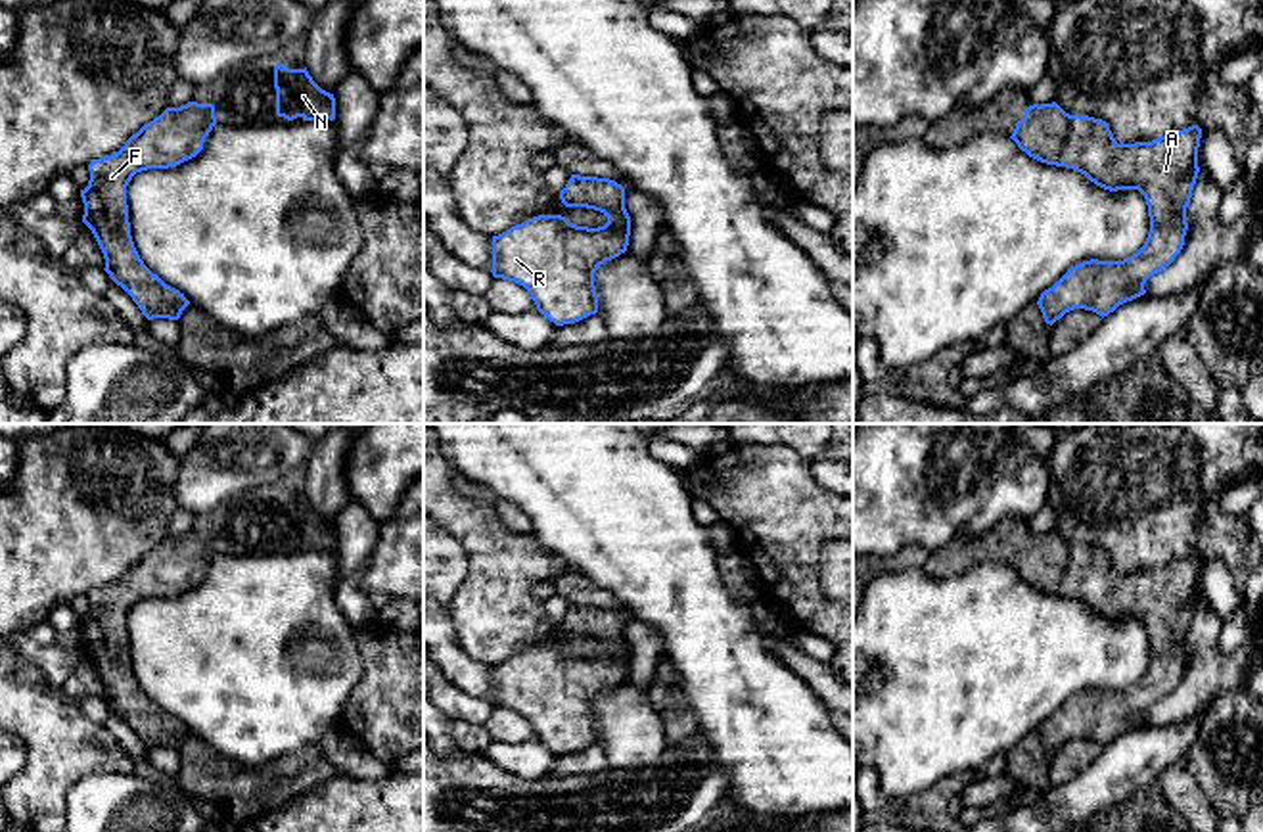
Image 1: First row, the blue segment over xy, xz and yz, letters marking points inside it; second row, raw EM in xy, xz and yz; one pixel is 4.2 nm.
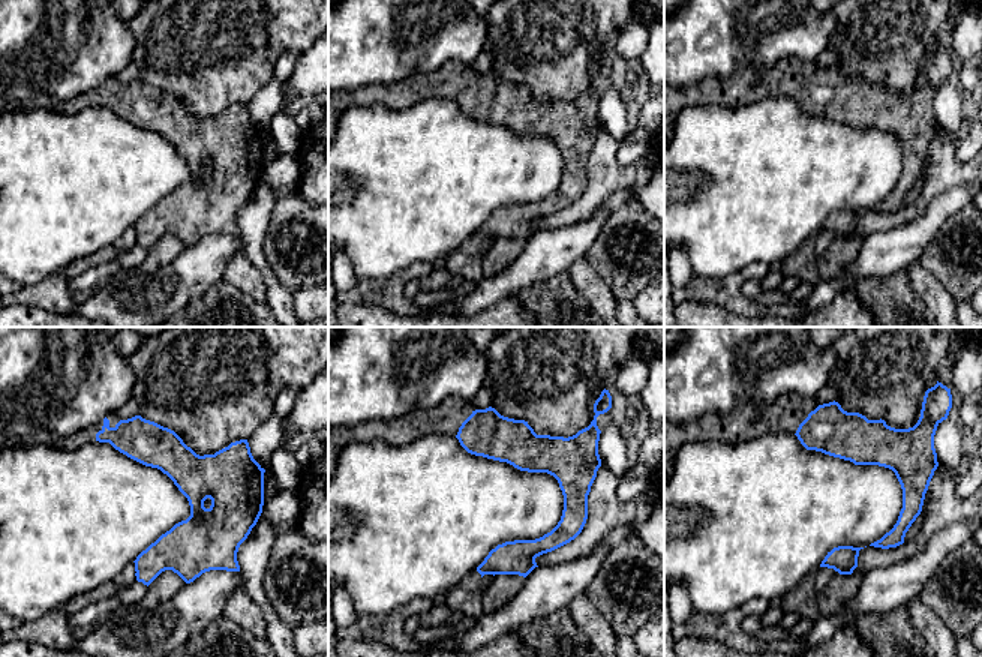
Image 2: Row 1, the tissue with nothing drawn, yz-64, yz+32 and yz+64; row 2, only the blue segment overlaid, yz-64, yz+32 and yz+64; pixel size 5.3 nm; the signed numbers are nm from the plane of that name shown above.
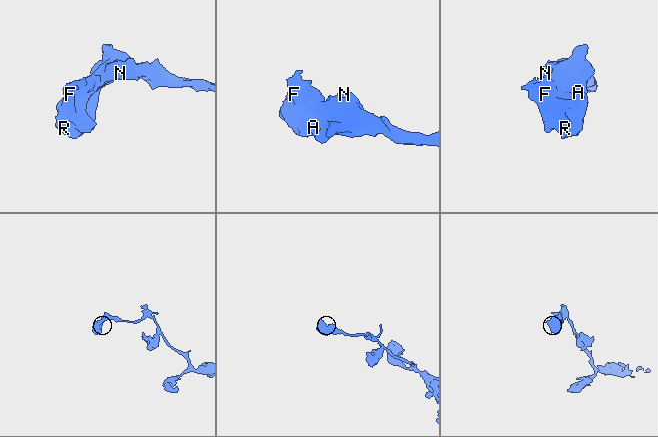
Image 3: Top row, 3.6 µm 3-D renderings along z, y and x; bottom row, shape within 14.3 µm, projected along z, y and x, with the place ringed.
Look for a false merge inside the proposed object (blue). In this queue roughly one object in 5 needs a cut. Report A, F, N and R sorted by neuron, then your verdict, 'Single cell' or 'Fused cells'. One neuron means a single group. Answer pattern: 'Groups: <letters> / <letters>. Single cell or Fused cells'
Groups: A F N R. Single cell

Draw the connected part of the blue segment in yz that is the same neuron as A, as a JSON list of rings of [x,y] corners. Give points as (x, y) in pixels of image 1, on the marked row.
[[[1052,102],[1029,105],[1010,138],[1029,157],[1073,169],[1104,190],[1138,190],[1148,205],[1144,245],[1123,261],[1091,259],[1071,266],[1037,301],[1045,322],[1052,326],[1073,309],[1104,318],[1144,295],[1146,280],[1184,245],[1202,128],[1192,125],[1152,142],[1117,144],[1106,121],[1069,115]]]

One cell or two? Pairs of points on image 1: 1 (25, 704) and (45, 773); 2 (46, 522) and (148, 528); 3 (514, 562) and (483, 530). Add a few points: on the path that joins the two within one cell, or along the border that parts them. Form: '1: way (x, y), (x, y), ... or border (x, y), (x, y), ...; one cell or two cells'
1: way (43, 721), (45, 756); one cell
2: way (71, 522), (123, 522); one cell
3: way (506, 554), (489, 537); one cell

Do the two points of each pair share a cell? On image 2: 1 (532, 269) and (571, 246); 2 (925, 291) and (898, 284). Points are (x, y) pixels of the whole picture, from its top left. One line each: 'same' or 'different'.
1: same
2: different

